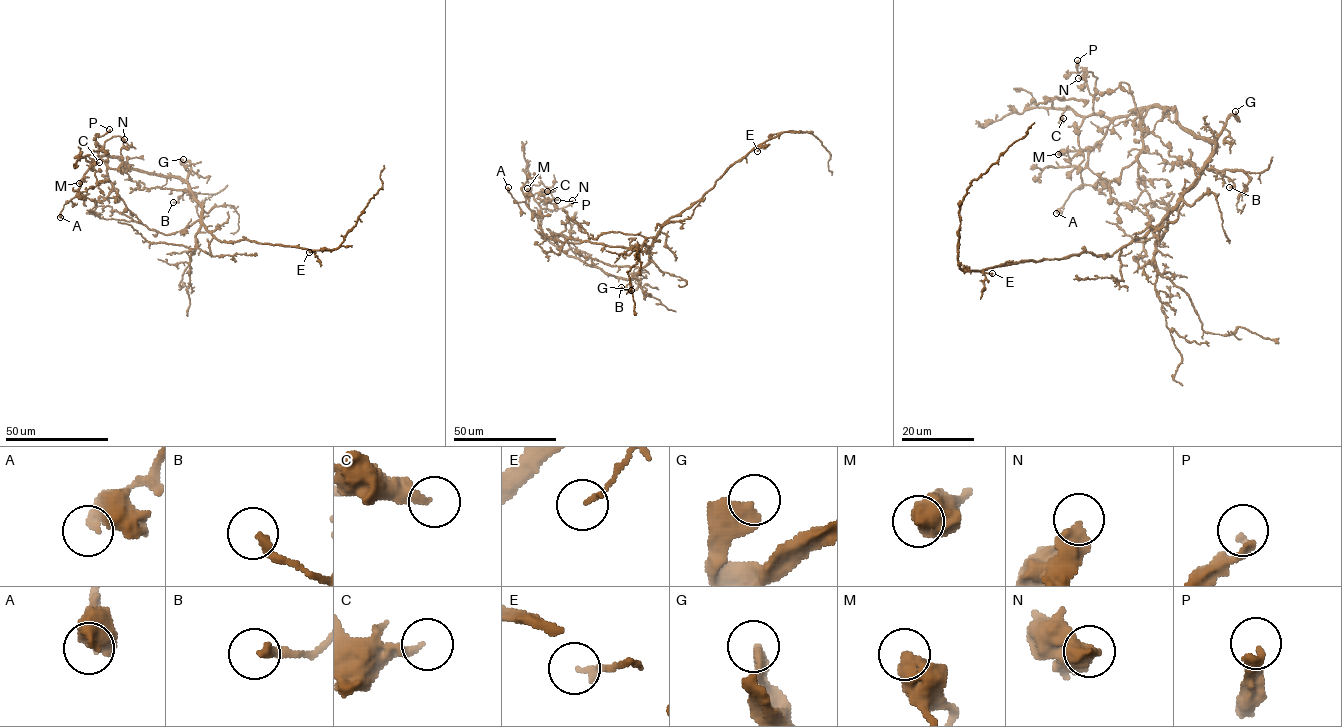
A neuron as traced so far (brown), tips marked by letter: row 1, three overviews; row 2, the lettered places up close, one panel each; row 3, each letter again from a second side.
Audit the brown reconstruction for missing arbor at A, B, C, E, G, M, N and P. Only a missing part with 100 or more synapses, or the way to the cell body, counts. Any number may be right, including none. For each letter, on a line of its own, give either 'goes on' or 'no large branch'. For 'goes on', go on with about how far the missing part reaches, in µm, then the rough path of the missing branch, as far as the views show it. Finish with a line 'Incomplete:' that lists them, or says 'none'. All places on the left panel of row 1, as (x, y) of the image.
A: no large branch
B: no large branch
C: no large branch
E: no large branch
G: goes on; missing 15 µm; course (183, 159), (180, 153), (166, 146)
M: no large branch
N: no large branch
P: no large branch
Incomplete: G

